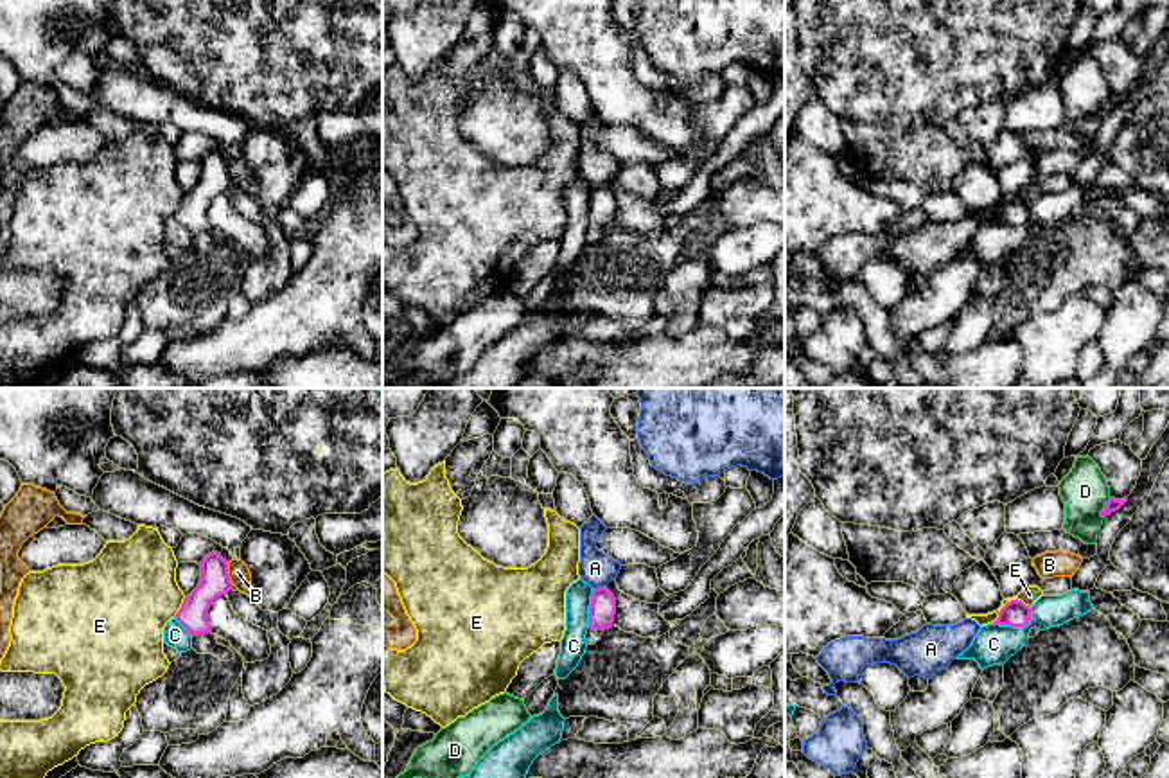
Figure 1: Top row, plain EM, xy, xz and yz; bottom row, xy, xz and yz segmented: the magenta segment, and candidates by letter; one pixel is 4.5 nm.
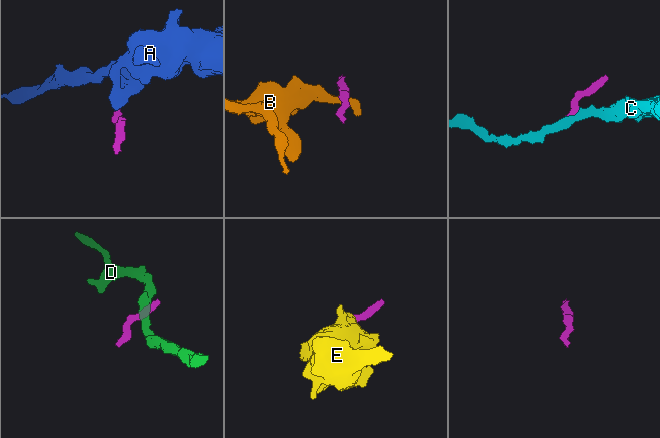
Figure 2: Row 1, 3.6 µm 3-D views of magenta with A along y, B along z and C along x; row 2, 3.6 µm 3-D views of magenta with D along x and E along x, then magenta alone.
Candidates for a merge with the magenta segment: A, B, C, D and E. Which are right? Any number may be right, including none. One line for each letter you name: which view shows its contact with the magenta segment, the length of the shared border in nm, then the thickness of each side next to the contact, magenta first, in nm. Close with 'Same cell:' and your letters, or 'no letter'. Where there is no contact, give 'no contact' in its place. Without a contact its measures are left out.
Same cell: no letter

